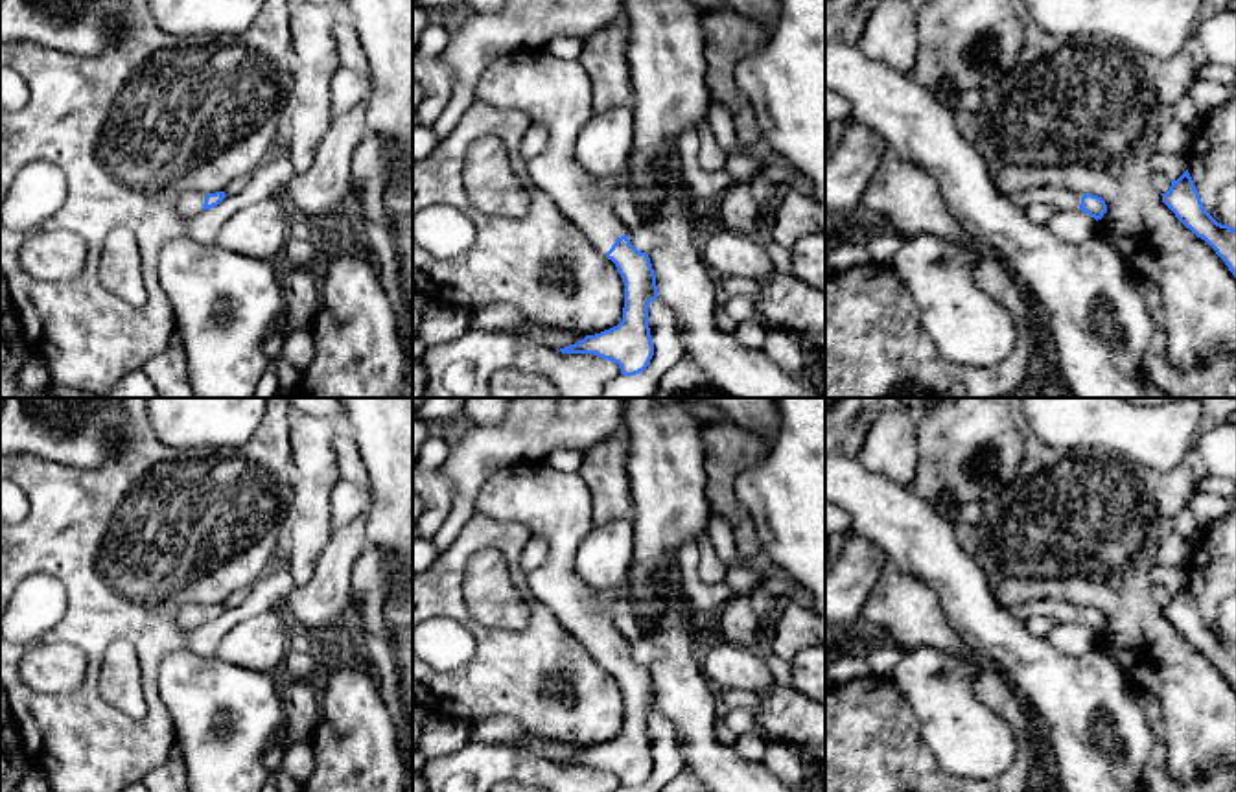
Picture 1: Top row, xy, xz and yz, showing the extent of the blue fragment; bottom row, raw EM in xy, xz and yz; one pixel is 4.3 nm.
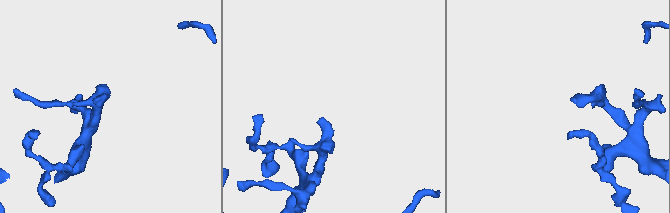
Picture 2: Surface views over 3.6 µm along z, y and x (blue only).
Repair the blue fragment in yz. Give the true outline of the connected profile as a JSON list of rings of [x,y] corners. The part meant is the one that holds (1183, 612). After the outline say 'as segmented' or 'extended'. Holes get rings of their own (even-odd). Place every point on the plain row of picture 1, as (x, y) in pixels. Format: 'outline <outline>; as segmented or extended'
outline [[[1188,582],[1177,593],[1172,593],[1170,602],[1160,608],[1175,630],[1197,650],[1205,652],[1236,691],[1236,643],[1218,635],[1205,623]]]; as segmented

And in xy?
outline [[[188,604],[179,610],[177,621],[182,630],[192,630],[201,626],[203,623],[217,619],[225,610],[227,610],[225,604],[216,606]]]; extended

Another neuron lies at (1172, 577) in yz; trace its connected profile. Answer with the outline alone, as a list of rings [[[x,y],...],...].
[[[1155,564],[1149,580],[1164,586],[1170,593],[1177,593],[1188,582],[1188,573],[1184,567]]]

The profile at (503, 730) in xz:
[[[490,716],[472,724],[470,739],[479,744],[499,742],[554,763],[575,757],[586,750],[584,746],[545,740],[531,735],[521,724],[508,716]]]

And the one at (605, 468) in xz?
[[[624,429],[588,449],[577,473],[589,490],[593,527],[632,518],[628,433]]]

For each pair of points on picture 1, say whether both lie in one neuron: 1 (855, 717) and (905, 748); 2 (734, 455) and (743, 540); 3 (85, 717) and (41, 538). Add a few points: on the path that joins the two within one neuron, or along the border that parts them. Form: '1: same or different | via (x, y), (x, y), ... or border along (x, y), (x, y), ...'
1: same | via (868, 730), (886, 748), (892, 748)
2: same | via (724, 476), (724, 501), (741, 520)
3: same | via (93, 673), (93, 590), (85, 582)

